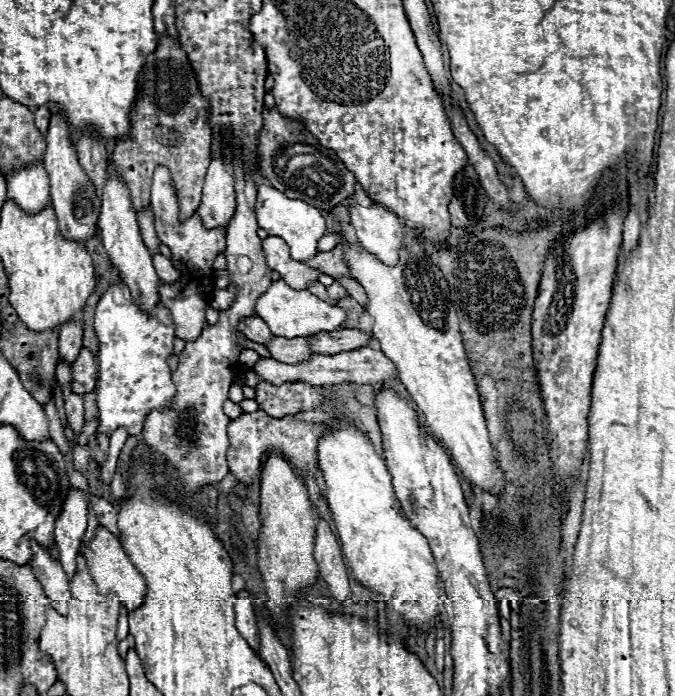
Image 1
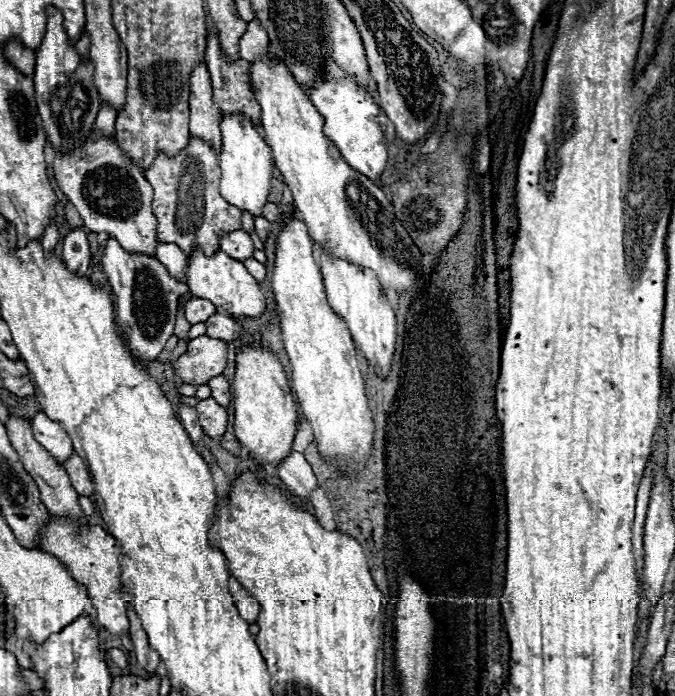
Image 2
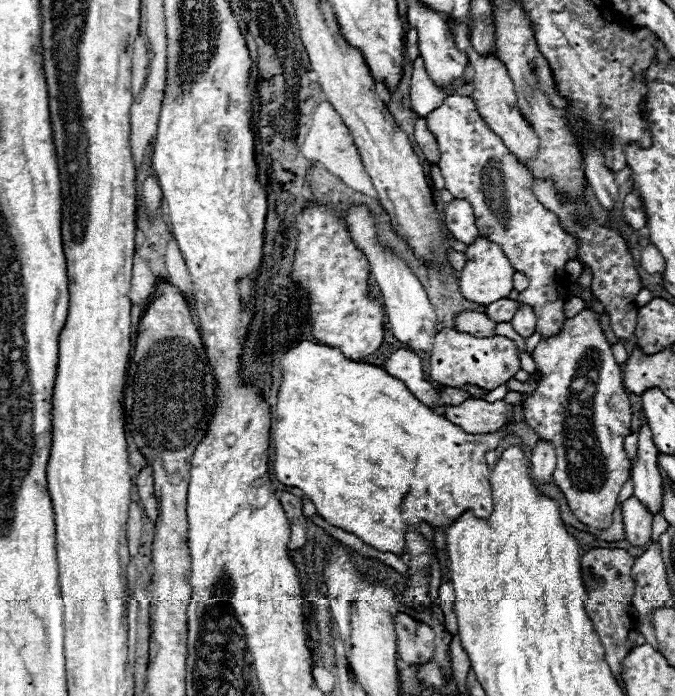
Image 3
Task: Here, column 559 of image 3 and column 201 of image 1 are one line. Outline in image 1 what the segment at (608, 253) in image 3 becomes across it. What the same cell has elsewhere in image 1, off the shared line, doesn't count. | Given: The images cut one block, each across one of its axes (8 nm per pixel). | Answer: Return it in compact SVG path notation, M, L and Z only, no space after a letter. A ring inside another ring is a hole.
M212 158L208 166L208 174L204 180L202 200L198 206L198 214L206 228L228 226L234 216L236 200L234 200L234 178L226 168L222 158Z

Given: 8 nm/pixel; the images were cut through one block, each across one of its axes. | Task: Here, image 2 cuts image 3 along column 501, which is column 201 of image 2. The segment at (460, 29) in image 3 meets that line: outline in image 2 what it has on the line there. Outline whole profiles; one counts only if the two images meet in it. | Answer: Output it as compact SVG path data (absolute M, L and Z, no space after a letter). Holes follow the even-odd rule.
M198 62L192 68L190 76L190 134L210 142L216 150L222 148L220 138L220 116L216 98L212 92L210 74L204 62Z

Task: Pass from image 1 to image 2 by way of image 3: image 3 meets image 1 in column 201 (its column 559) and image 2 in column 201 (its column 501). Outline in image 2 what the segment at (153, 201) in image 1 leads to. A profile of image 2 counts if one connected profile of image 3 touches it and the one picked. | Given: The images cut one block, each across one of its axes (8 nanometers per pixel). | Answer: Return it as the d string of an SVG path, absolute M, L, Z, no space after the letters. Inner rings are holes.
M190 138L188 146L172 158L158 152L152 166L144 170L144 176L154 188L152 214L158 220L156 234L160 242L178 244L186 256L196 246L200 246L206 254L214 254L218 250L220 230L240 230L242 210L220 196L218 152L208 142Z

